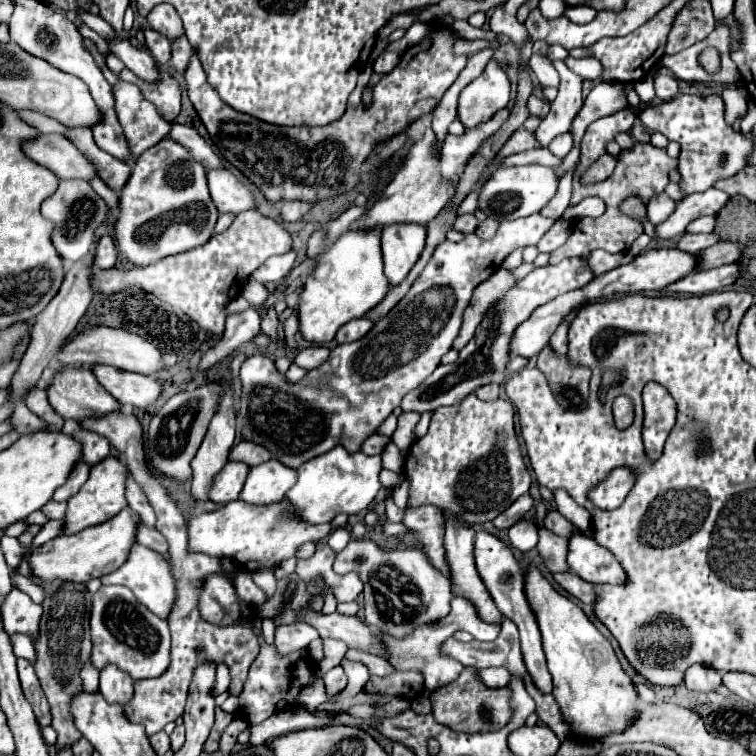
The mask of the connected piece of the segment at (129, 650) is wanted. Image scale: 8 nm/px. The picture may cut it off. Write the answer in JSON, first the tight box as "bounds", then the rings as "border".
{"bounds":[90,585,170,679],"border":[[[108,585],[108,587],[100,587],[100,589],[94,593],[94,597],[92,597],[92,610],[90,613],[90,632],[92,639],[92,663],[94,663],[96,669],[102,669],[106,663],[114,663],[114,665],[118,665],[120,669],[124,669],[126,673],[130,673],[132,679],[146,679],[146,677],[160,677],[160,675],[168,669],[168,665],[170,665],[170,631],[168,631],[168,623],[166,623],[164,619],[156,617],[154,613],[150,613],[144,605],[140,605],[128,587],[122,587],[122,585]]]}

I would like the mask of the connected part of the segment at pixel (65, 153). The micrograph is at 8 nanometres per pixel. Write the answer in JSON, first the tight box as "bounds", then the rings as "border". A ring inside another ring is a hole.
{"bounds":[22,135,96,181],"border":[[[40,135],[36,141],[26,141],[22,149],[30,159],[54,171],[60,179],[90,181],[96,175],[96,169],[92,173],[92,163],[64,135]]]}

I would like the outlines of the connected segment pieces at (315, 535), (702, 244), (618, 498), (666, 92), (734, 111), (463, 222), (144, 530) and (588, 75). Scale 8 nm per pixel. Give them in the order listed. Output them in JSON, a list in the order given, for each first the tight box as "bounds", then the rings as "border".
[{"bounds":[186,499,332,571],"border":[[[236,499],[216,511],[194,515],[186,521],[188,551],[228,557],[244,571],[256,571],[262,567],[280,565],[284,559],[294,557],[304,543],[324,541],[332,531],[330,523],[300,525],[300,521],[284,521],[284,517],[280,517],[280,509],[284,509],[284,501],[280,501],[280,505],[268,505],[268,509],[252,509],[252,505],[244,505]]]},{"bounds":[676,233,718,255],"border":[[[684,233],[684,235],[678,239],[676,249],[694,255],[694,253],[698,253],[698,249],[706,249],[708,245],[714,245],[714,243],[718,243],[714,233],[710,233],[710,235],[690,235],[690,233]]]},{"bounds":[590,467,632,509],"border":[[[618,467],[608,475],[608,481],[602,481],[596,489],[590,491],[590,501],[600,509],[616,509],[622,505],[624,497],[632,489],[632,469]]]},{"bounds":[654,73,678,99],"border":[[[654,73],[654,87],[656,87],[656,97],[660,99],[672,99],[678,93],[678,81],[672,75]]]},{"bounds":[722,85,747,125],"border":[[[744,85],[725,86],[722,99],[724,99],[724,109],[726,109],[726,123],[734,125],[736,119],[746,117],[747,89]]]},{"bounds":[454,215,478,235],"border":[[[460,215],[460,217],[456,217],[456,221],[454,221],[454,229],[456,229],[456,231],[462,231],[464,235],[474,233],[476,227],[478,227],[478,219],[476,219],[474,215]]]},{"bounds":[136,521,168,559],"border":[[[140,521],[136,527],[136,541],[140,541],[140,545],[148,545],[150,549],[156,549],[158,553],[162,553],[168,559],[168,545],[154,527],[148,527]]]},{"bounds":[565,56,602,81],"border":[[[569,56],[565,59],[565,64],[570,71],[574,71],[576,75],[580,75],[580,77],[584,77],[584,79],[596,81],[596,79],[600,77],[602,65],[600,65],[596,59],[577,59]]]}]

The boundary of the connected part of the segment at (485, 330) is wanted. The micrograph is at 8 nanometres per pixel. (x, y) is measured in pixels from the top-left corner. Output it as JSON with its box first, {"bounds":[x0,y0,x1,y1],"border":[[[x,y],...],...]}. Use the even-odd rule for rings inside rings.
{"bounds":[400,257,594,413],"border":[[[578,257],[564,259],[558,265],[536,267],[486,311],[484,319],[480,321],[476,329],[476,337],[472,337],[472,341],[464,349],[460,349],[456,363],[438,365],[438,369],[418,389],[410,391],[402,399],[402,405],[400,405],[402,411],[424,413],[424,411],[434,411],[442,405],[458,405],[462,399],[466,399],[470,393],[474,393],[474,389],[482,385],[488,385],[488,383],[502,385],[504,379],[508,377],[506,365],[510,361],[510,339],[516,327],[524,323],[536,307],[552,301],[554,297],[562,293],[584,287],[590,279],[594,279],[590,267],[586,265],[586,261],[580,261]]]}

